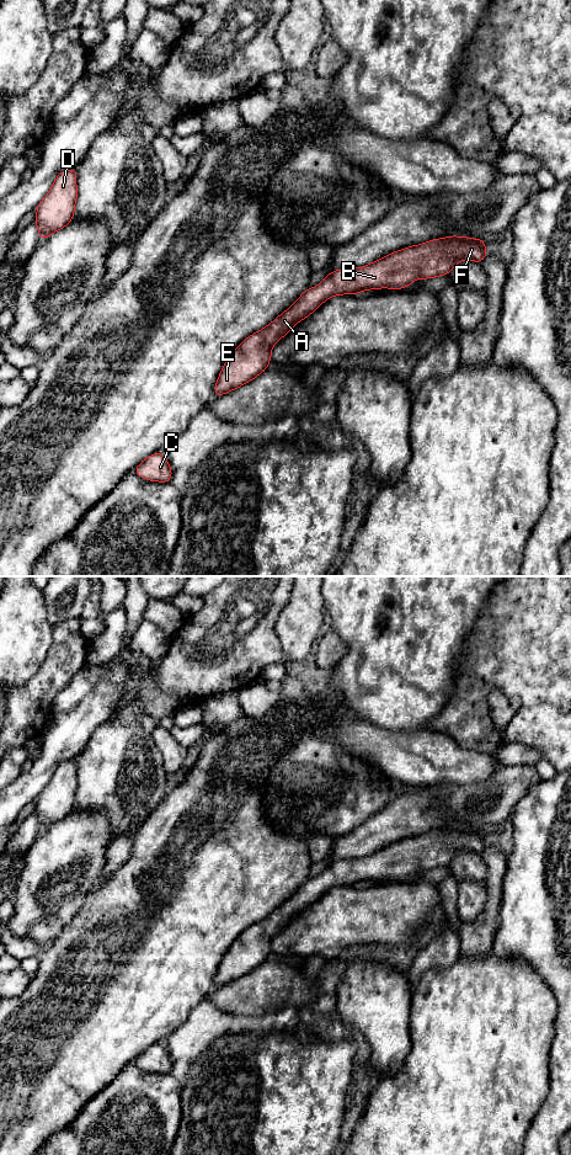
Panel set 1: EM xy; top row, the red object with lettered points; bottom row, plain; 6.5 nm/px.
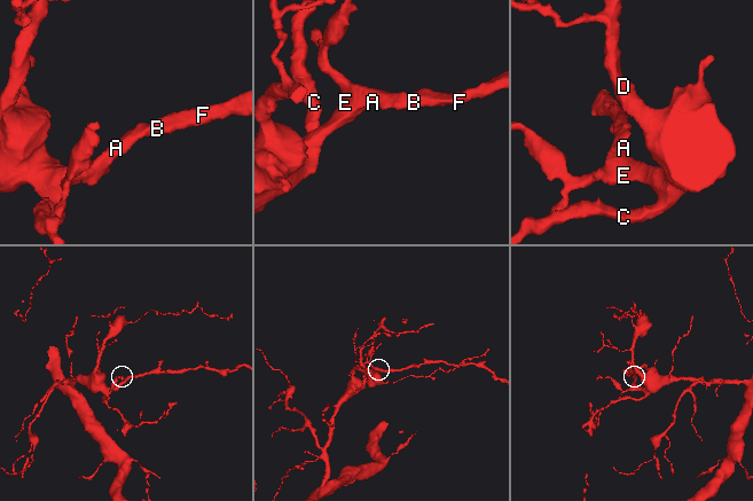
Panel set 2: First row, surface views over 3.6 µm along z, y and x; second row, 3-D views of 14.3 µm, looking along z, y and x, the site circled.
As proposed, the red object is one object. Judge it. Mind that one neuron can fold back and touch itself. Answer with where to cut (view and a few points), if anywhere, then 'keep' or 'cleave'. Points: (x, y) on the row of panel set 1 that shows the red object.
cut none; keep

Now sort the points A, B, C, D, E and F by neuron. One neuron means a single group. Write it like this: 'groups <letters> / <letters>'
groups A B C D E F

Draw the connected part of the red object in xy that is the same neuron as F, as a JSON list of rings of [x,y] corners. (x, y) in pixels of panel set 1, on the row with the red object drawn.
[[[452,235],[394,251],[363,267],[330,272],[315,288],[306,288],[284,313],[233,351],[214,385],[214,396],[235,390],[267,371],[273,345],[329,298],[367,289],[402,289],[416,278],[447,276],[461,260],[481,265],[490,252],[484,248],[485,241]]]

